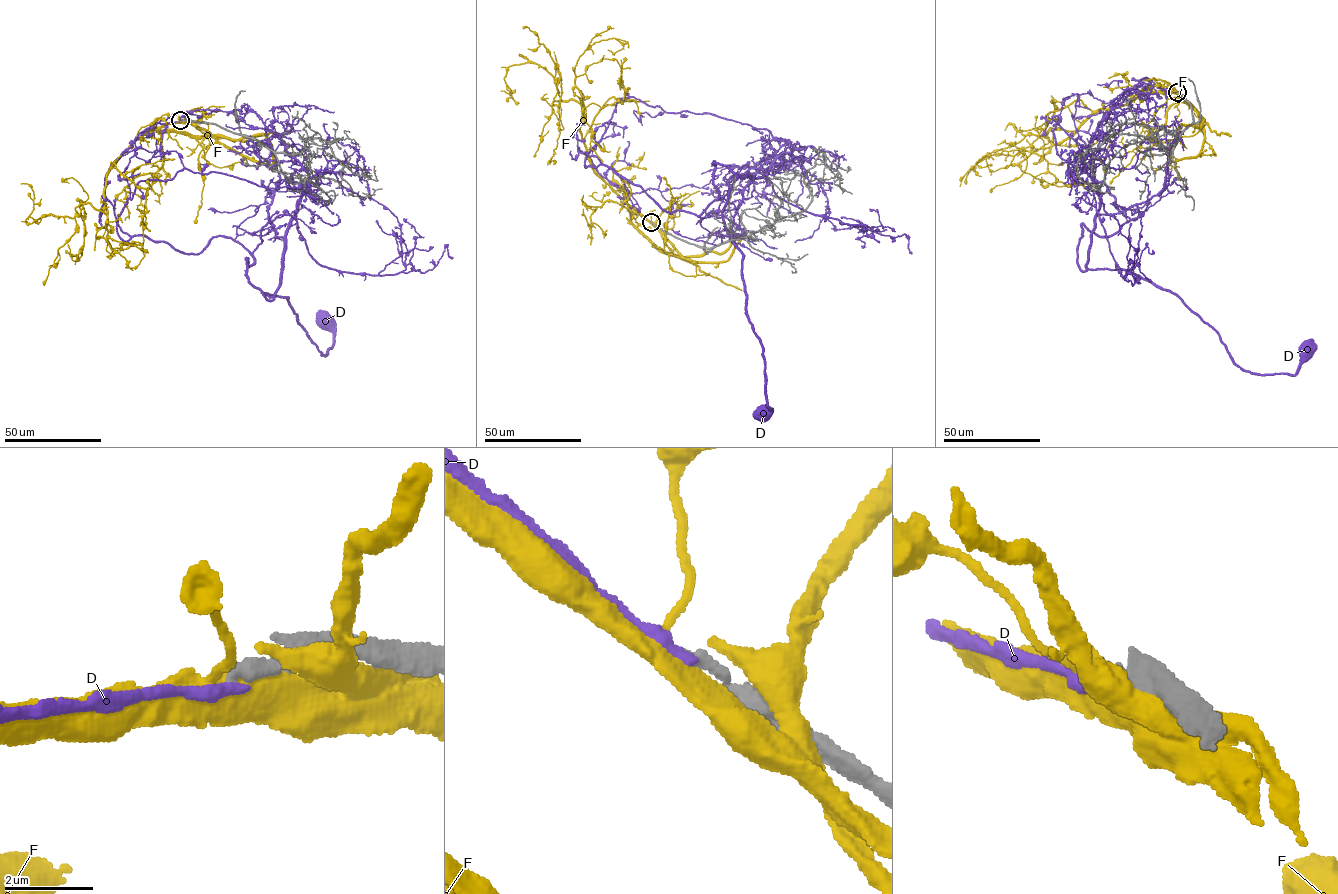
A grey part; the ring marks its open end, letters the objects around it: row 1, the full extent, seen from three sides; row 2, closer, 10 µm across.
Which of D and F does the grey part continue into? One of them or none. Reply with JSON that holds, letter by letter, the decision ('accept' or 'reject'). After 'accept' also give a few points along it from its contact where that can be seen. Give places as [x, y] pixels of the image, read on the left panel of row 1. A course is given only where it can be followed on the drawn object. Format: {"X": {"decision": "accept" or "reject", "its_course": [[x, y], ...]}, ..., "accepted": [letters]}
{"D": {"decision": "reject"}, "F": {"decision": "reject"}, "accepted": []}

